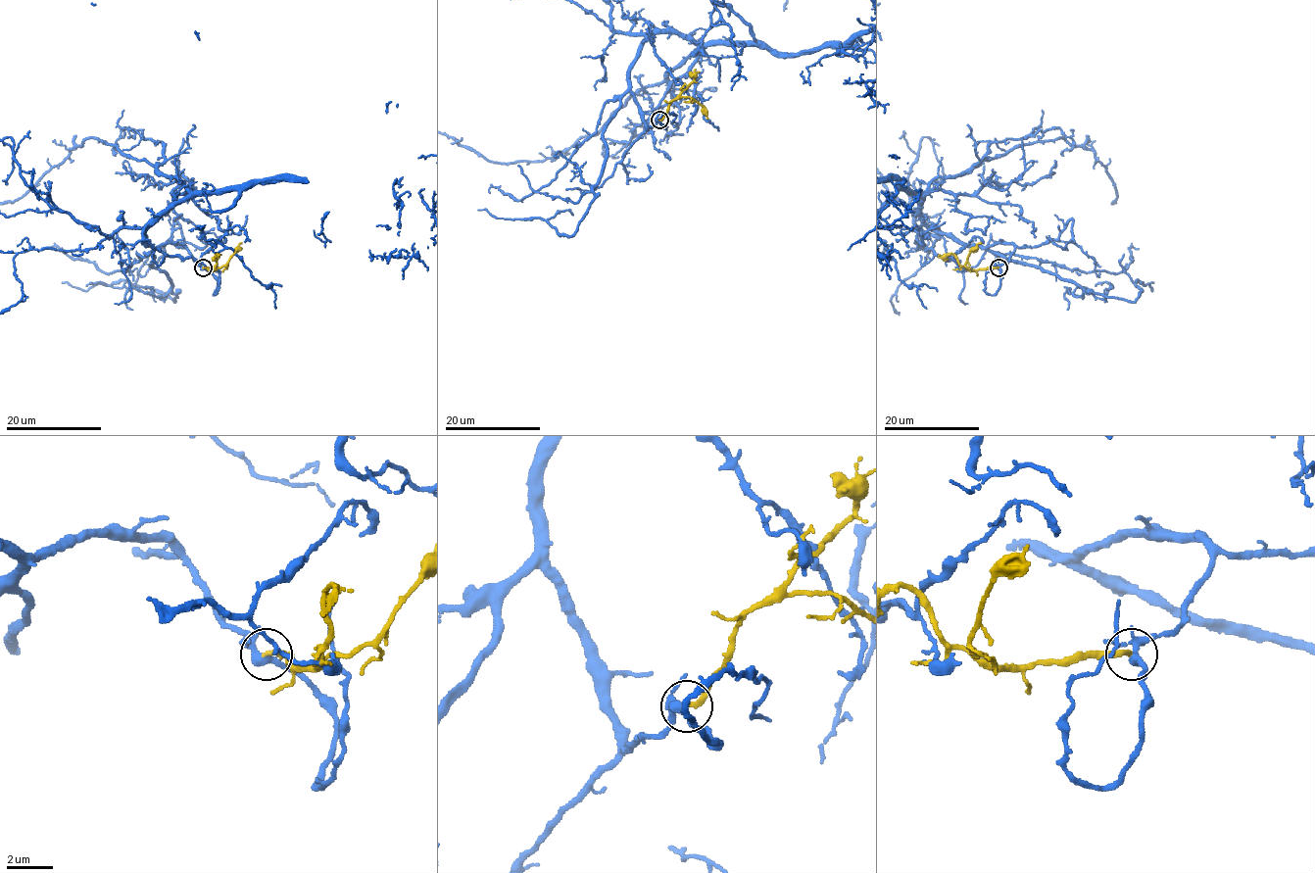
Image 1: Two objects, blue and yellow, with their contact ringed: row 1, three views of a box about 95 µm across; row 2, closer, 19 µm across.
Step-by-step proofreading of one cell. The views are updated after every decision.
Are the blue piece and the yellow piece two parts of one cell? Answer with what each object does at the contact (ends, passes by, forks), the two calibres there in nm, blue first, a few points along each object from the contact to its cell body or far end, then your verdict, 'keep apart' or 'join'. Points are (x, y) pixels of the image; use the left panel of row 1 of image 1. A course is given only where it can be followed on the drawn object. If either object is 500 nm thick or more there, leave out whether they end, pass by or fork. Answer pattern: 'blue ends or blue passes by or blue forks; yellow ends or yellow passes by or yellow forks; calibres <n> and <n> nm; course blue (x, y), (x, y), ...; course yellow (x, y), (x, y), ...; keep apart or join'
blue forks; yellow ends; calibres 280 and 240 nm; course yellow (203, 267), (222, 267), (242, 242); keep apart

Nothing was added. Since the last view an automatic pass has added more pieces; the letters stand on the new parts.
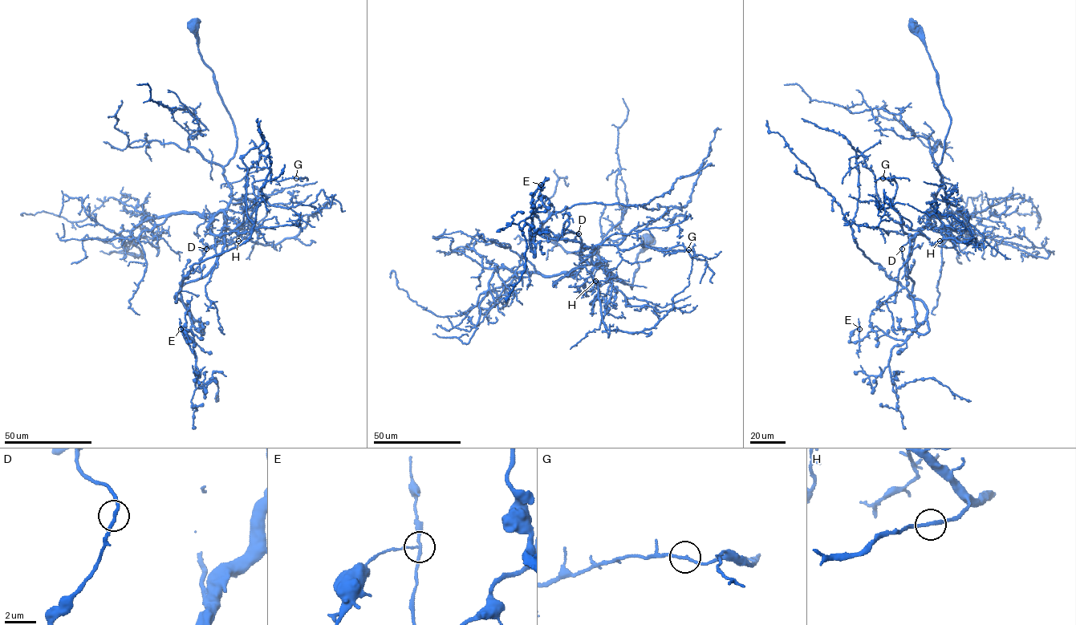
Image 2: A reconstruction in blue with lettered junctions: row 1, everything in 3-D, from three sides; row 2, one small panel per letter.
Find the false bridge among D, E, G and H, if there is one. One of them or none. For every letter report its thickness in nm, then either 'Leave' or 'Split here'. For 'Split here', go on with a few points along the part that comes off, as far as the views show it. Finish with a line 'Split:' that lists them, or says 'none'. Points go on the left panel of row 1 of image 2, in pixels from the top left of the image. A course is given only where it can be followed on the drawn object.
D: Thickness 180 nm. Leave
E: Thickness 140 nm. Split here. Course of the part to remove: (180, 329), (195, 357)
G: Thickness 150 nm. Leave
H: Thickness 200 nm. Leave
Split: E

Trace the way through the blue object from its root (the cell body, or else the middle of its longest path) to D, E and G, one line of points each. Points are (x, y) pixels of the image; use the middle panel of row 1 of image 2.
D: (648, 236), (631, 289), (606, 278), (594, 248), (579, 241), (531, 228), (529, 250), (540, 228), (578, 233)
E: (648, 236), (631, 289), (606, 278), (594, 248), (579, 241), (531, 228), (529, 250), (541, 184)
G: (648, 236), (631, 289), (580, 255), (598, 245), (688, 249)

